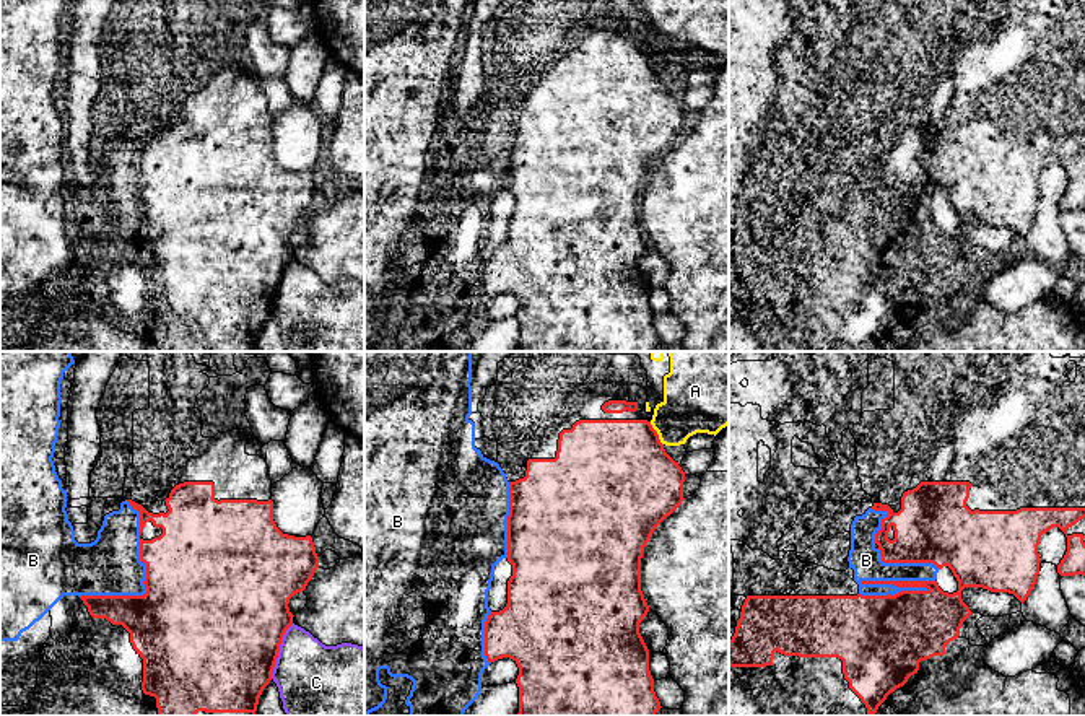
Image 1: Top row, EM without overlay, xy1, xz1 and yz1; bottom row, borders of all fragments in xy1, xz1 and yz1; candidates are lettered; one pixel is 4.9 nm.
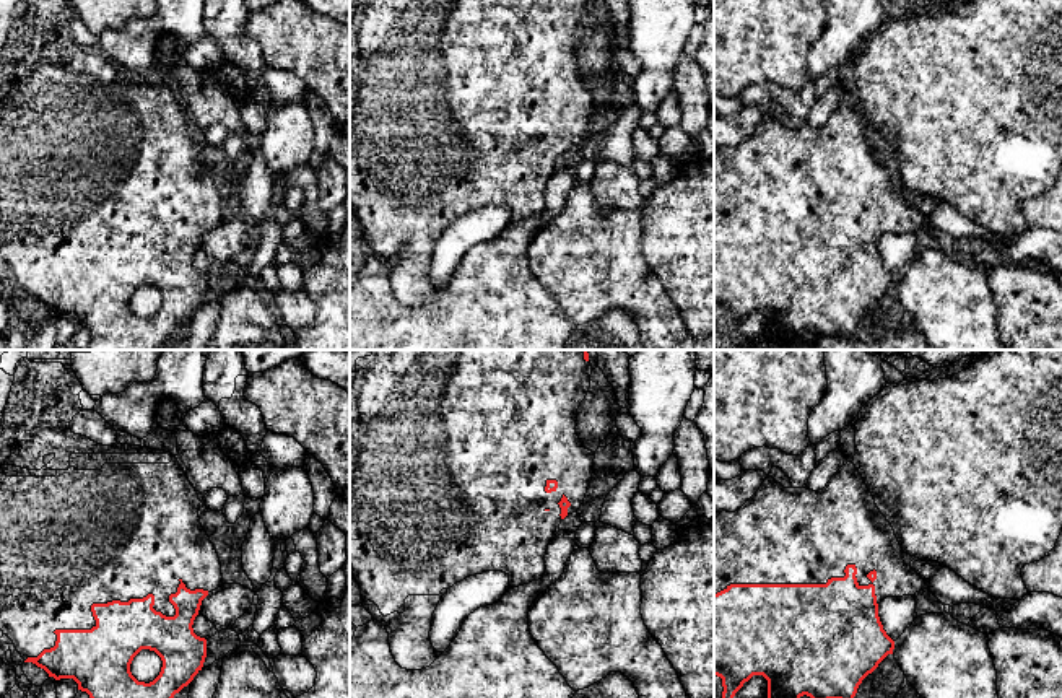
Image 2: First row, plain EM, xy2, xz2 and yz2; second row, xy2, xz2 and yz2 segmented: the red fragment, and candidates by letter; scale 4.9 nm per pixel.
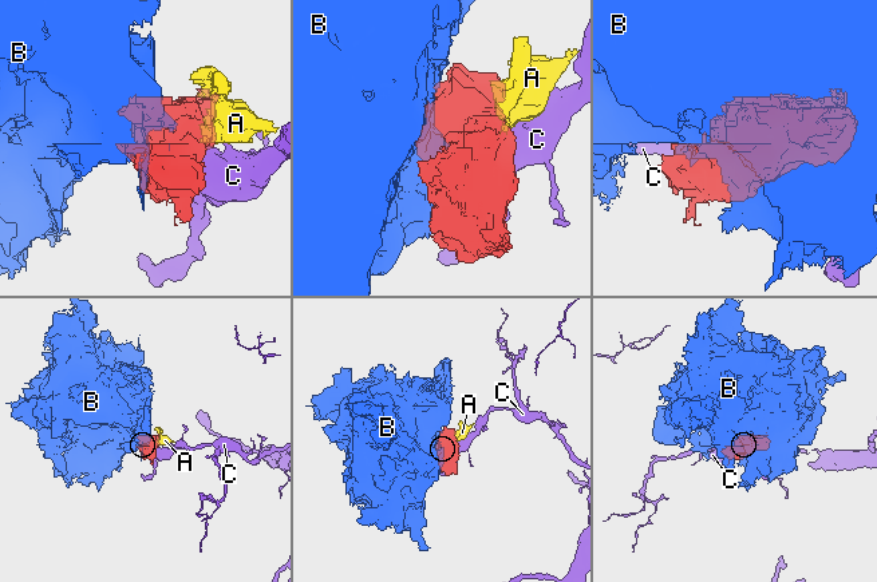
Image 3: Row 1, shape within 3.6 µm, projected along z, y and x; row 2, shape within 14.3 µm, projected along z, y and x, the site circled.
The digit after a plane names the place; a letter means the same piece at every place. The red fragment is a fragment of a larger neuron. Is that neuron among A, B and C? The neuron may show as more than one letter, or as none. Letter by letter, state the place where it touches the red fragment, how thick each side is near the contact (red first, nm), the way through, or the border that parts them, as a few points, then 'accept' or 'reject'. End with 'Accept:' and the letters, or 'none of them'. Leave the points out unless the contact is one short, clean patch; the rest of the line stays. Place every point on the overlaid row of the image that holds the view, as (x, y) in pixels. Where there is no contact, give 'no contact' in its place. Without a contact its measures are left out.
A: xz1 (656, 433) | 480/320 nm | along xz1 (649, 422), (662, 445) | reject
B: yz1 (897, 586) | 400/160 nm | reject
C: xy1 (278, 650) | 500/380 nm | reject
Accept: none of them

